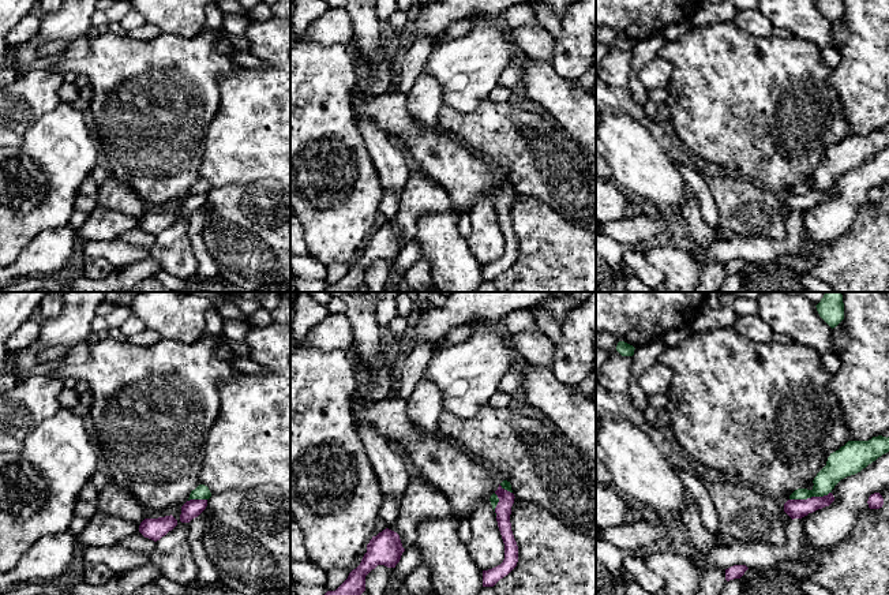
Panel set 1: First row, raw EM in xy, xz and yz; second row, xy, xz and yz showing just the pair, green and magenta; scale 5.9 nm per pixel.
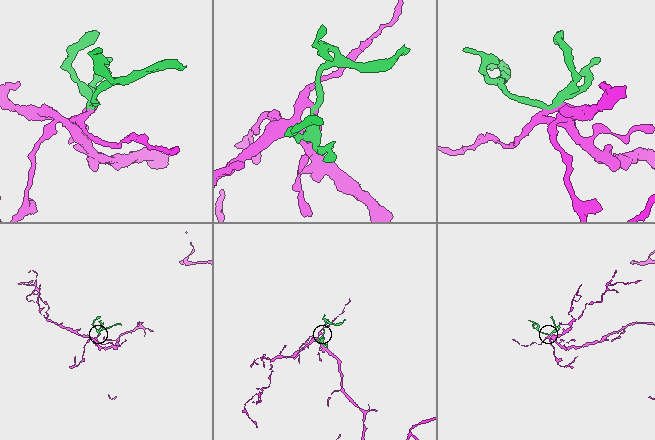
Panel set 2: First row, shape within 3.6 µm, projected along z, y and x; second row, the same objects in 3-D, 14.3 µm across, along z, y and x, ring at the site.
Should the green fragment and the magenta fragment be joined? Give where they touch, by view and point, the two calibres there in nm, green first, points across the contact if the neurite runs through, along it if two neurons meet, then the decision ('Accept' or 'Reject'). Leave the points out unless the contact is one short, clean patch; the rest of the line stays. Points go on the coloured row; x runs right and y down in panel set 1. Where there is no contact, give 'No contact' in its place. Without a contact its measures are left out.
Touches green at yz (810, 497). Thickness 160 nm (green) against 110 nm. Boundary: yz (831, 491), (822, 496), (790, 500). Reject

